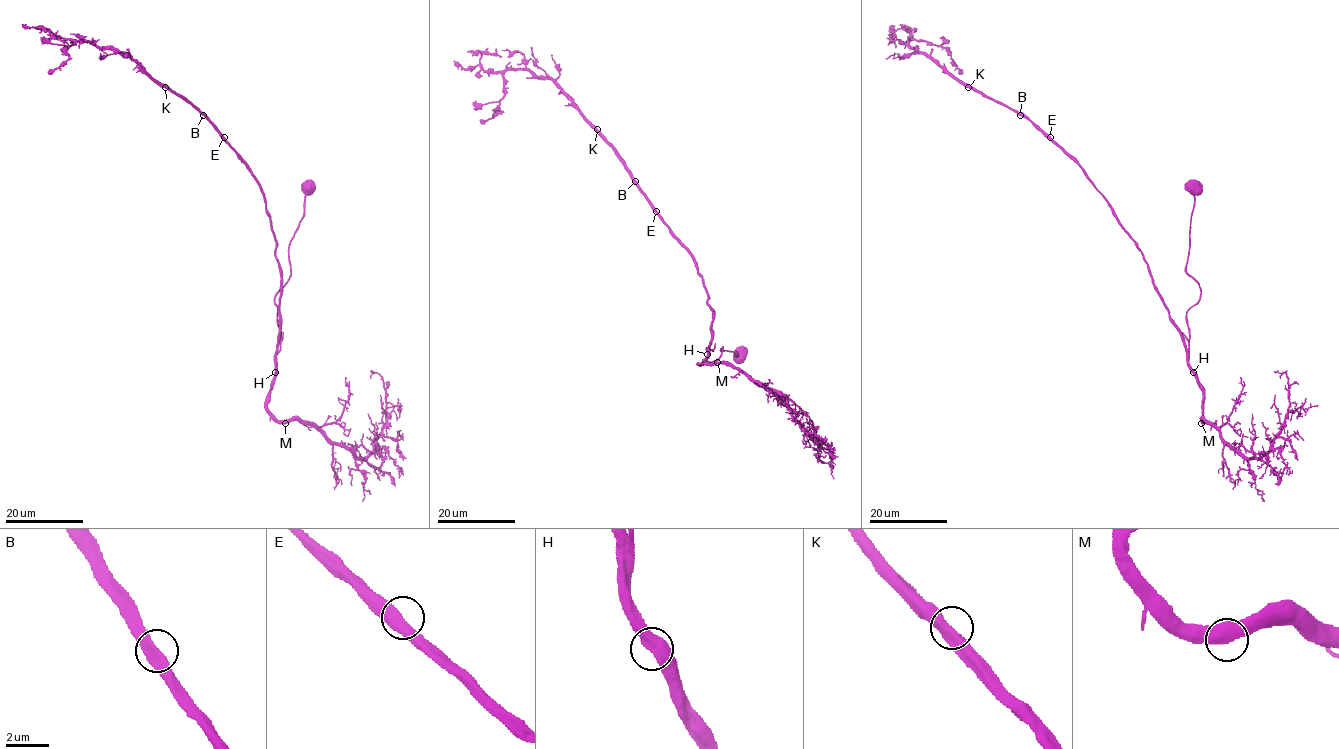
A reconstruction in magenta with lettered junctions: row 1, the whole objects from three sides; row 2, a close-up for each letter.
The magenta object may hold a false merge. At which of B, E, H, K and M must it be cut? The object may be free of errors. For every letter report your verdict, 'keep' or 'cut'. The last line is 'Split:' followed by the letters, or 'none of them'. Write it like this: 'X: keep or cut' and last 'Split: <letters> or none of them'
B: keep
E: keep
H: keep
K: keep
M: keep
Split: none of them

